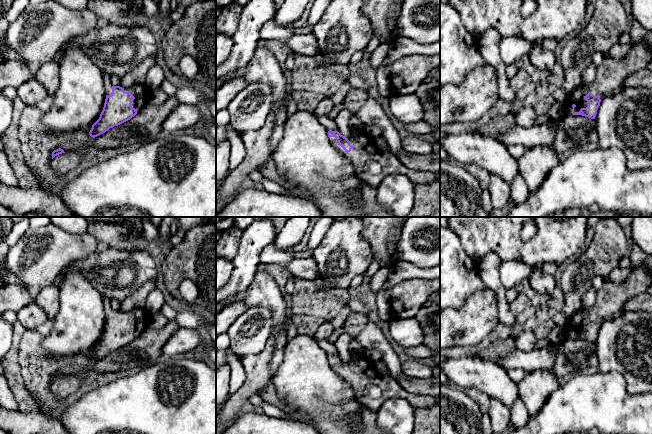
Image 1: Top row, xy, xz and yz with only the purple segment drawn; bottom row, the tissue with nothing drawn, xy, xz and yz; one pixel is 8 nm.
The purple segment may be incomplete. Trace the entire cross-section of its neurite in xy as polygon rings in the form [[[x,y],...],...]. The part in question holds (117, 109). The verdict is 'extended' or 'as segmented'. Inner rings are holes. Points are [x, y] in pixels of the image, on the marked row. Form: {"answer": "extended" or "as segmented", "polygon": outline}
{"answer": "extended", "polygon": [[[103,73],[106,99],[99,119],[92,125],[91,137],[97,137],[110,128],[134,117],[148,102],[148,88],[144,83],[122,88],[113,86],[111,76]]]}

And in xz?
{"answer": "extended", "polygon": [[[363,130],[352,131],[349,138],[338,131],[328,131],[327,134],[332,146],[352,163],[356,176],[373,189],[390,174],[404,174],[419,185],[438,180],[437,172],[410,169],[391,152],[381,153]]]}

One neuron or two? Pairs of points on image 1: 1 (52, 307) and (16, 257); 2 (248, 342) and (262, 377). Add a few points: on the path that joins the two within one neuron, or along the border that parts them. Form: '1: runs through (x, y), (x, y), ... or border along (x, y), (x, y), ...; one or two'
1: border along (51, 284), (44, 287), (34, 301); two
2: border along (269, 336), (260, 352), (246, 354), (241, 358); two

